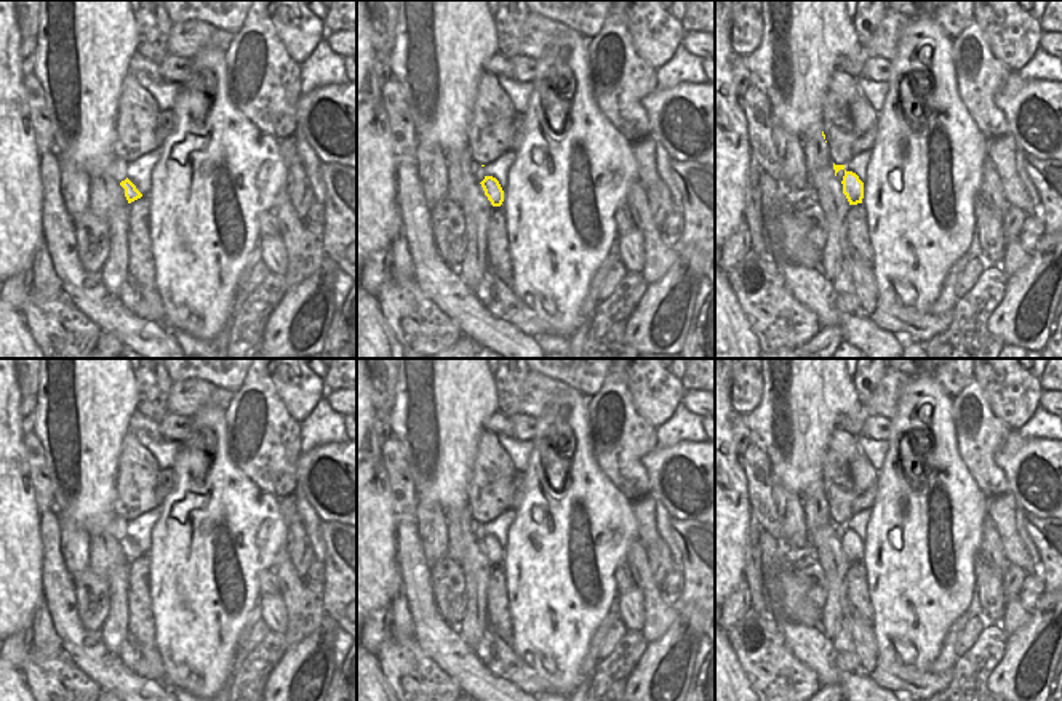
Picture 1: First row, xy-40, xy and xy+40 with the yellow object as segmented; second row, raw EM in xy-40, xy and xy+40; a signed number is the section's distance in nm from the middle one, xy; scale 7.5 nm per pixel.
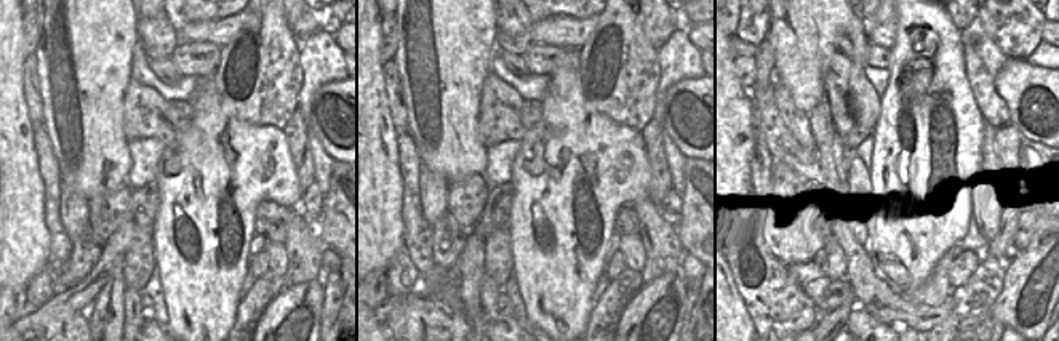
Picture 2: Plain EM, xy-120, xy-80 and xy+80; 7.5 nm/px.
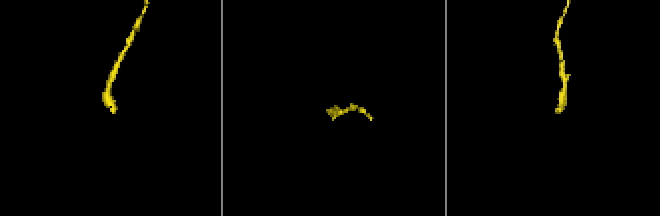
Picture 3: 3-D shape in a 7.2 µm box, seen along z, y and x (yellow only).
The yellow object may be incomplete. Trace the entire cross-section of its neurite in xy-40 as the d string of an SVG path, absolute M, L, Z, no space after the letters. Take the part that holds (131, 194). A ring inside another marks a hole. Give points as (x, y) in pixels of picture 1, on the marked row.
M107 174L90 178L88 208L106 222L109 222L118 206L128 205L141 197L142 194L128 178L122 182Z

